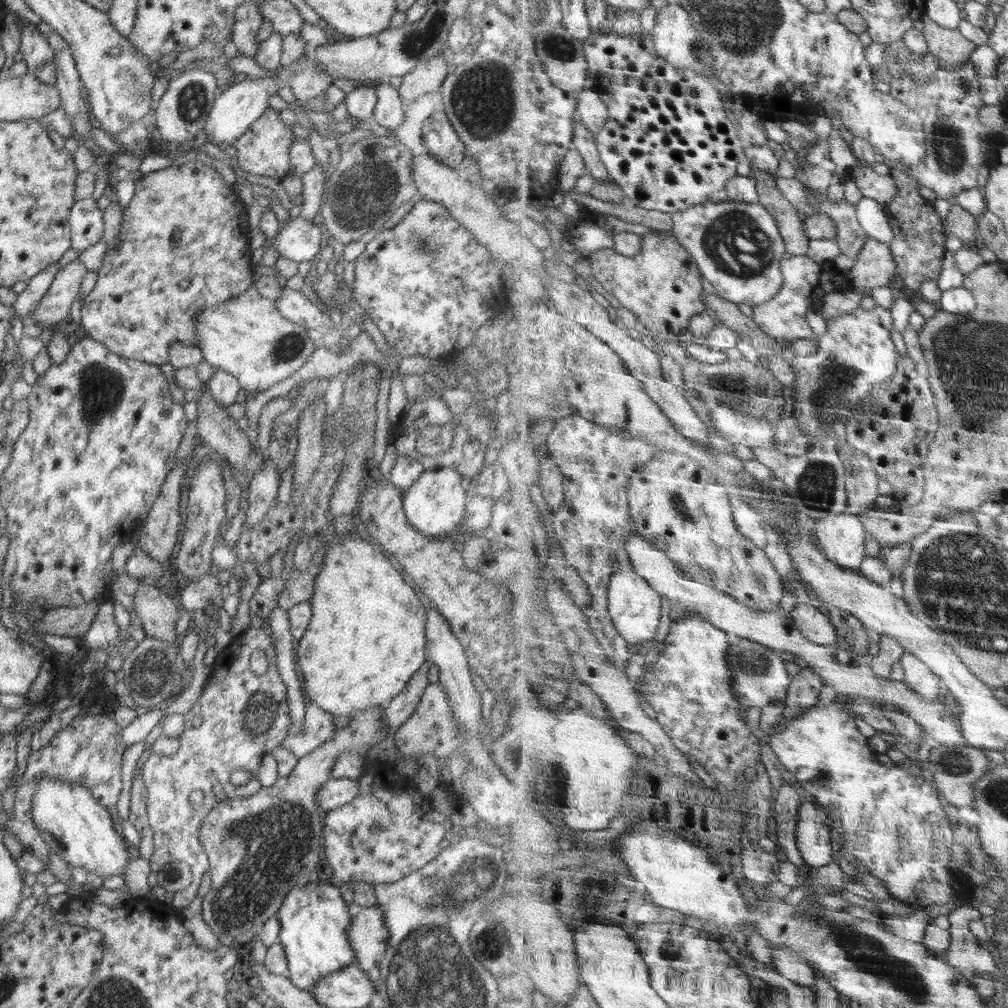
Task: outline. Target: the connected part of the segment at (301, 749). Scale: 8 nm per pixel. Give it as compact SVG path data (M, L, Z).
M312 701L308 702L302 729L294 729L288 734L285 745L298 758L313 752L318 745L334 738L337 733L338 729L332 723L333 717L334 715L319 708Z

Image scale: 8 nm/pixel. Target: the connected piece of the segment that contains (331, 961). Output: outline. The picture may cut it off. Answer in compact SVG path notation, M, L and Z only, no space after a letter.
M317 879L310 880L299 889L292 889L284 897L275 914L280 921L278 942L281 943L286 953L289 979L300 990L311 992L320 977L331 975L355 962L354 951L347 937L347 928L351 921L349 908L350 906L346 905L342 899L338 883L320 884Z

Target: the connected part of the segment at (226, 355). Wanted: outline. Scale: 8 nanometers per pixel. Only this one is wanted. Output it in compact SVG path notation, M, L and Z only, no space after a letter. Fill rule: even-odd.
M252 284L234 299L203 308L203 311L197 315L195 338L197 338L197 347L204 354L204 361L214 369L225 370L235 376L242 389L256 393L288 378L306 364L306 360L310 360L317 343L308 337L307 329L304 325L284 318L275 307L273 300L264 298Z

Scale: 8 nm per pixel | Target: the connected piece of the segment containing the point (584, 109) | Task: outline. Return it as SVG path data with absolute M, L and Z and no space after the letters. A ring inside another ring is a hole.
M586 89L579 94L577 112L582 116L582 123L596 135L599 135L611 120L611 113L606 102L598 92Z

